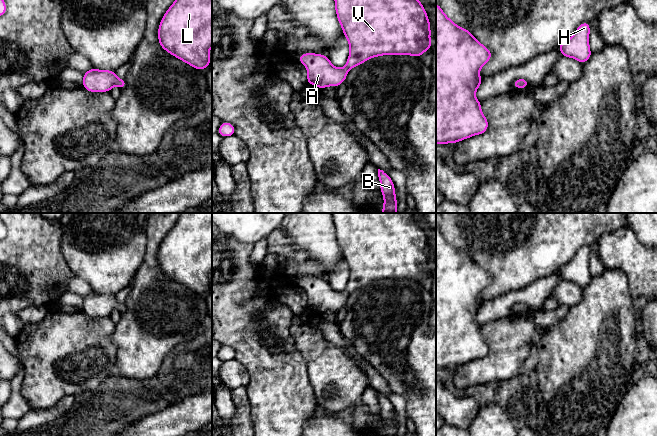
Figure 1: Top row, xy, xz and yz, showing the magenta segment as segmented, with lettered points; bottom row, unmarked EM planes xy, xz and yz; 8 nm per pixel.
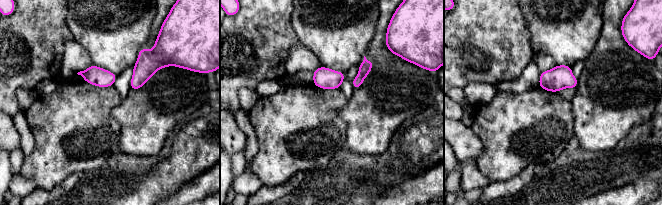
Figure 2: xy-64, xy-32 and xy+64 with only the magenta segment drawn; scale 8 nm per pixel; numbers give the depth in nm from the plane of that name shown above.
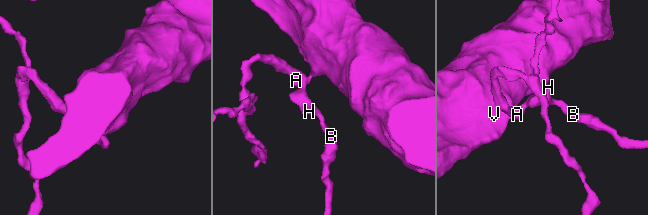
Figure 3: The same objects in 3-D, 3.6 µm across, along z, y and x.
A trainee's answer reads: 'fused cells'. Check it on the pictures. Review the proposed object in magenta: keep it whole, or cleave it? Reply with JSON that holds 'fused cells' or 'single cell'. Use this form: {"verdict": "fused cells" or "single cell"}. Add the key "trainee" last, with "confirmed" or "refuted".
{"verdict": "single cell", "trainee": "refuted"}

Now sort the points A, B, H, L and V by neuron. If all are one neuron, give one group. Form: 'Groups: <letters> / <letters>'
Groups: A B H L V

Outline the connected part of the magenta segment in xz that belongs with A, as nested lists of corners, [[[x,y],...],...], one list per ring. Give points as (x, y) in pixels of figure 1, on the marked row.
[[[334,0],[343,35],[349,43],[349,56],[343,68],[335,67],[328,56],[302,53],[298,61],[307,69],[307,83],[320,89],[338,87],[347,73],[373,57],[410,55],[417,58],[431,49],[431,24],[420,0]]]

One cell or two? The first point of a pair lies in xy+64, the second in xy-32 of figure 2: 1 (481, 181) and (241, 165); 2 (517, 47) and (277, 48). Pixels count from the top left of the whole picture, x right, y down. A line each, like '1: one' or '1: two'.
1: two
2: one

